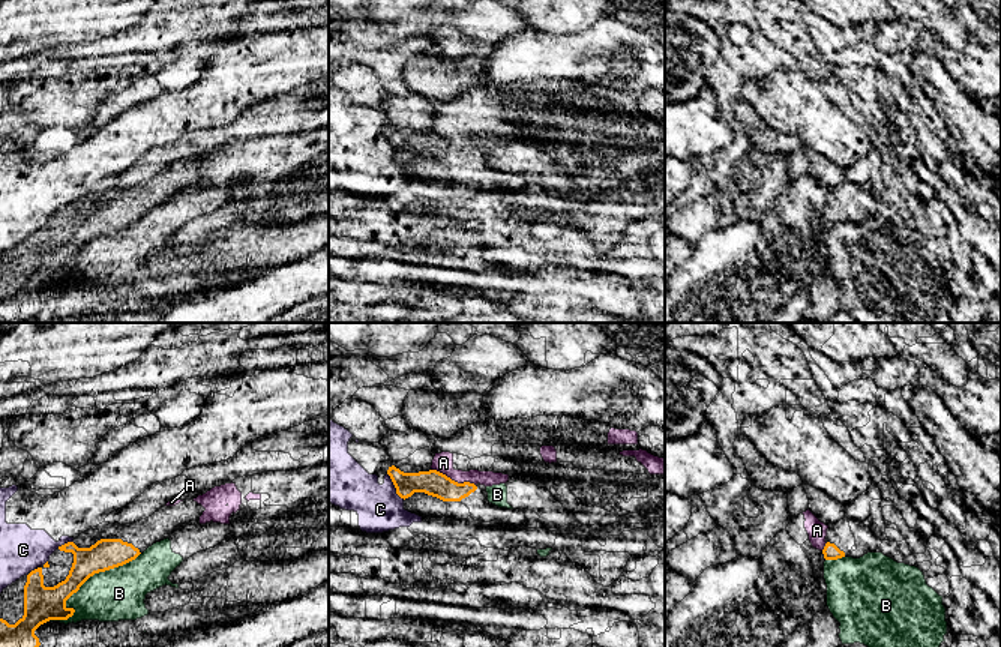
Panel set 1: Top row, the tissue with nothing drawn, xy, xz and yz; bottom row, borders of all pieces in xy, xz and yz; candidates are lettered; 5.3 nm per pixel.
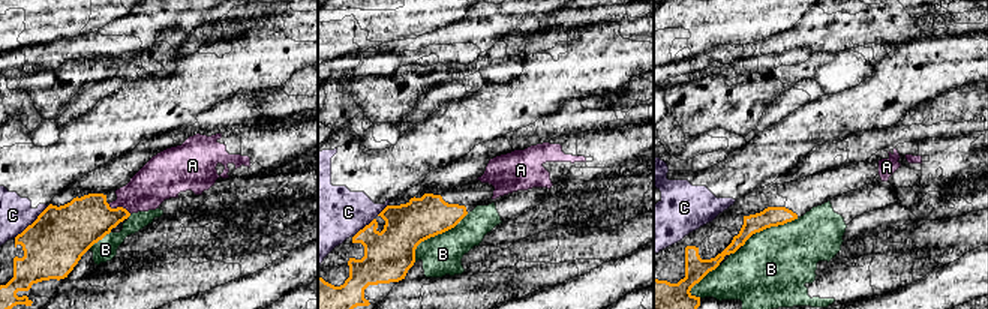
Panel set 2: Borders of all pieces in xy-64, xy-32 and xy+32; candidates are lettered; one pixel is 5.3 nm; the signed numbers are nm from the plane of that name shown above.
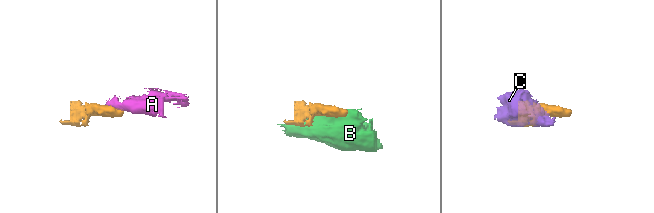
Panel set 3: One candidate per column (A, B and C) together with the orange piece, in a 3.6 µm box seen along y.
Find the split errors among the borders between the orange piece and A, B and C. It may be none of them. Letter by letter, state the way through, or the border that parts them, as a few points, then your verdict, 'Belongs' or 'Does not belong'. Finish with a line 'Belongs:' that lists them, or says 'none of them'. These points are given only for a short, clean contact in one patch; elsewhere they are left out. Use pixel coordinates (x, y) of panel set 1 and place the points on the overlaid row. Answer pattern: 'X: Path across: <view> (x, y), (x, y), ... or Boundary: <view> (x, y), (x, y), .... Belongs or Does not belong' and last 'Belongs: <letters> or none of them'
A: Boundary: xz (432, 469), (458, 482), (471, 482), (474, 485). Does not belong
B: Does not belong
C: Boundary: xz (387, 473), (395, 491), (404, 499). Does not belong
Belongs: none of them

